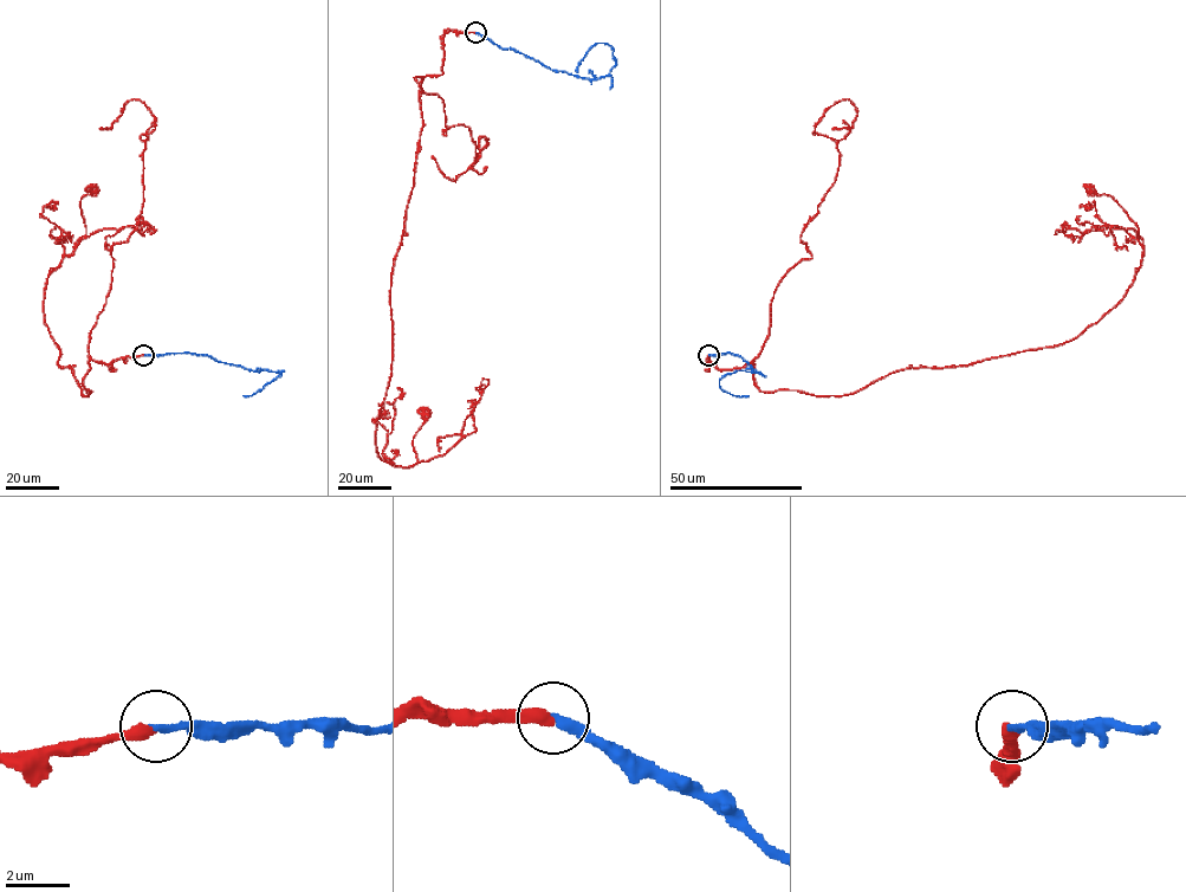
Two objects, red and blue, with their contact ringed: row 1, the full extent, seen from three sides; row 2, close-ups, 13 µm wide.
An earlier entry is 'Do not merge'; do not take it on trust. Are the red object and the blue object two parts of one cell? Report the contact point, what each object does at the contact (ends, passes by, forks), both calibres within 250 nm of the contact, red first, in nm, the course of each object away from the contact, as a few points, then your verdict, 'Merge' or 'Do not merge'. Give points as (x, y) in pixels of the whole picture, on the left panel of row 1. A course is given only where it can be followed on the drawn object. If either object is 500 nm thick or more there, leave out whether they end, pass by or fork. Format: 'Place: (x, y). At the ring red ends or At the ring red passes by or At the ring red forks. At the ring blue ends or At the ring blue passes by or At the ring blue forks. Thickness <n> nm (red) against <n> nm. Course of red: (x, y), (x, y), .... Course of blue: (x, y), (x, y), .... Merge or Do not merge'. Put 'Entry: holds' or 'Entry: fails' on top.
Entry: fails
Place: (143, 355). At the ring red ends. At the ring blue ends. Thickness 400 nm (red) against 240 nm. Course of red: (143, 355), (111, 369), (90, 360), (84, 395), (45, 323), (47, 276), (85, 233), (80, 200), (94, 189). Course of blue: (143, 355), (201, 354), (248, 369), (284, 370), (257, 392), (245, 395). Merge

